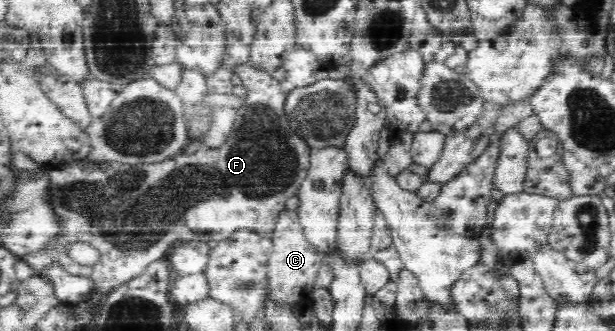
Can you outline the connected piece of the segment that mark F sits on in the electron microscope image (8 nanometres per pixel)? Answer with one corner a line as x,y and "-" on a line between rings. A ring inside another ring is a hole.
247,64
236,66
234,75
238,83
246,88
244,104
237,109
234,129
230,141
218,149
202,147
196,153
176,154
158,163
147,163
128,166
126,162
95,162
90,158
73,161
60,167
48,168
47,200
54,215
59,219
60,245
54,251
46,244
40,251
24,254
21,261
26,261
34,269
42,269
50,263
60,263
70,275
86,277
100,289
98,297
122,285
124,281
134,279
150,262
167,257
182,241
190,241
192,233
214,235
222,233
220,239
228,239
238,229
253,229
271,237
278,214
286,207
286,200
297,195
298,189
306,179
311,166
311,147
289,129
284,114
286,94
278,80
270,73
258,71
-
86,241
96,246
102,259
94,265
78,265
68,261
68,255
62,251
64,243

